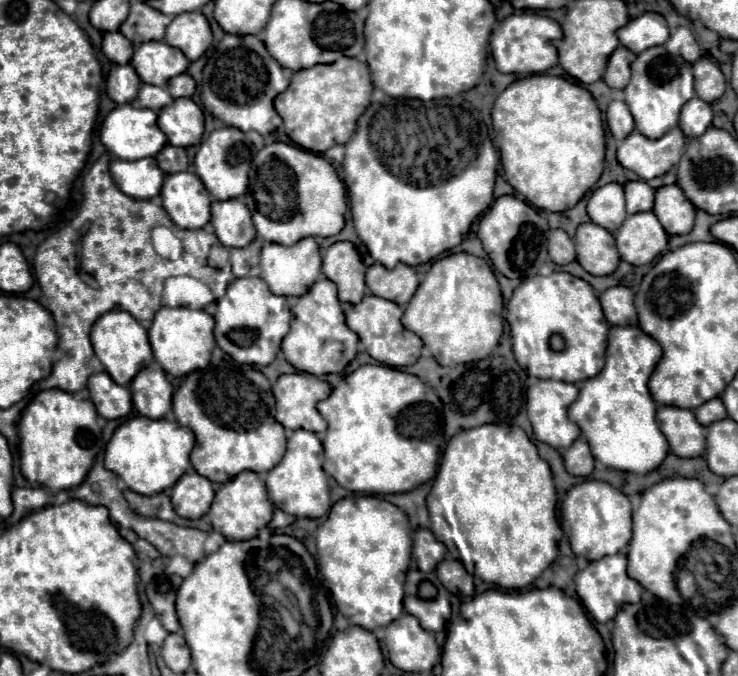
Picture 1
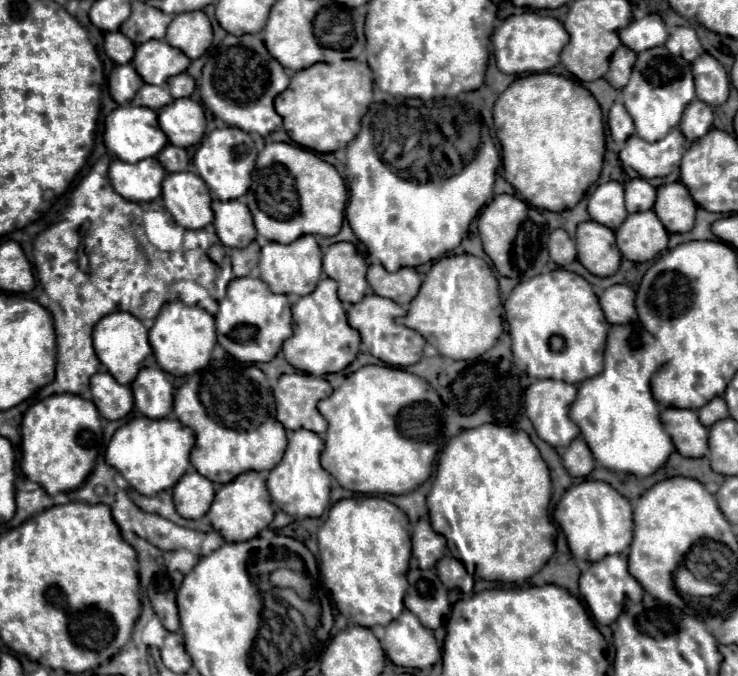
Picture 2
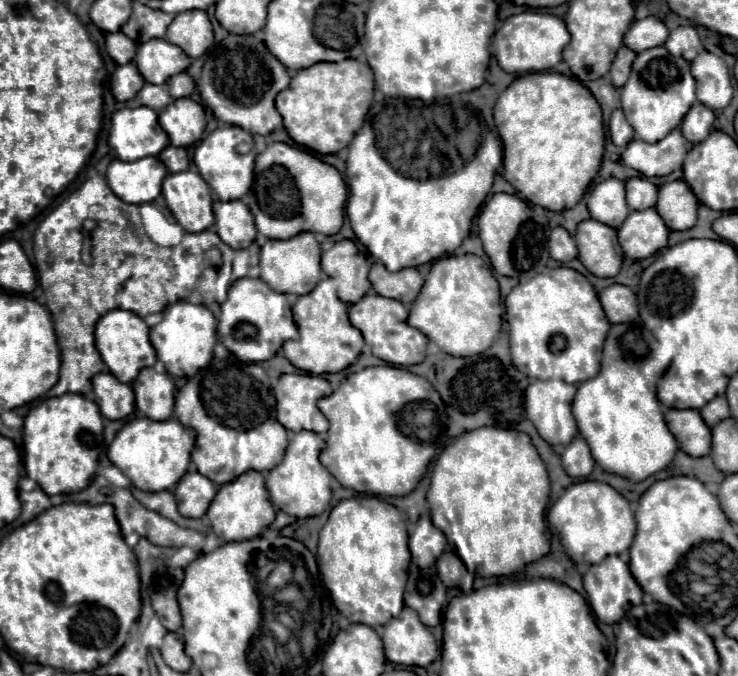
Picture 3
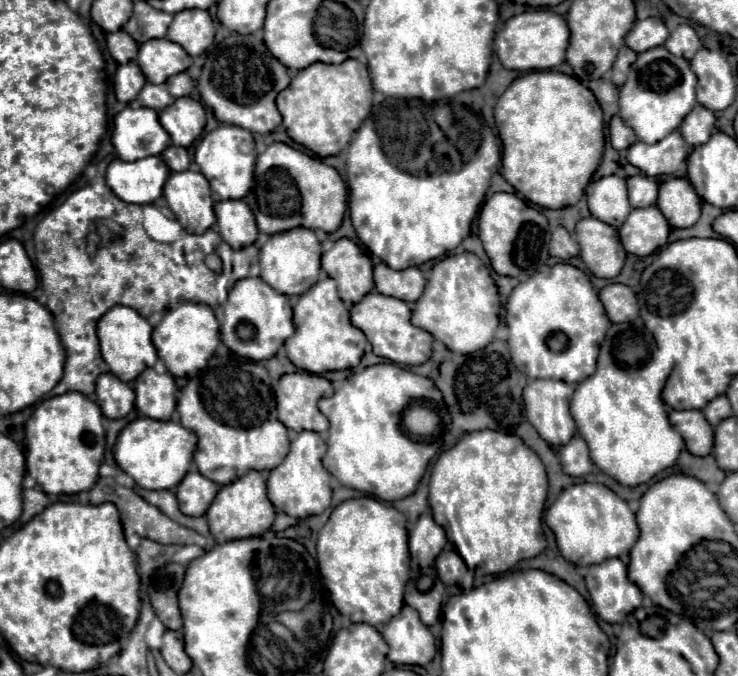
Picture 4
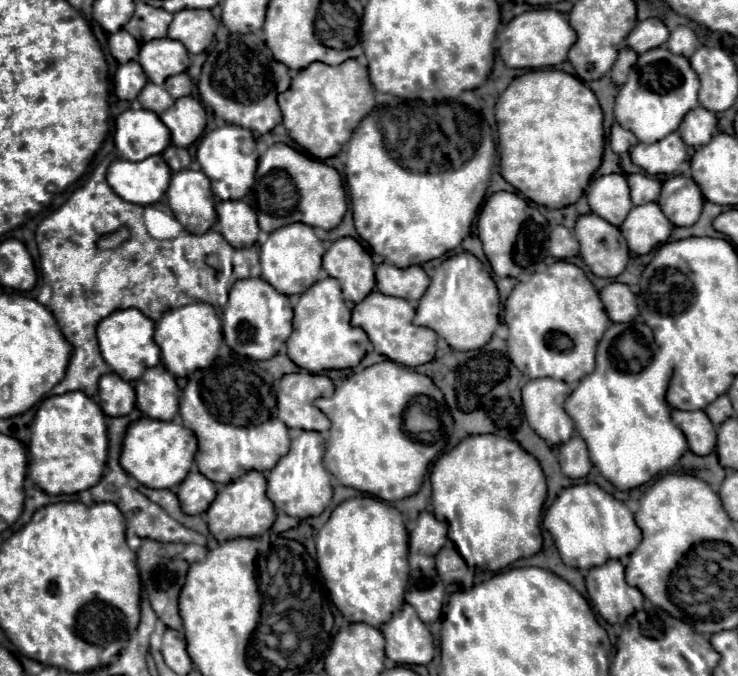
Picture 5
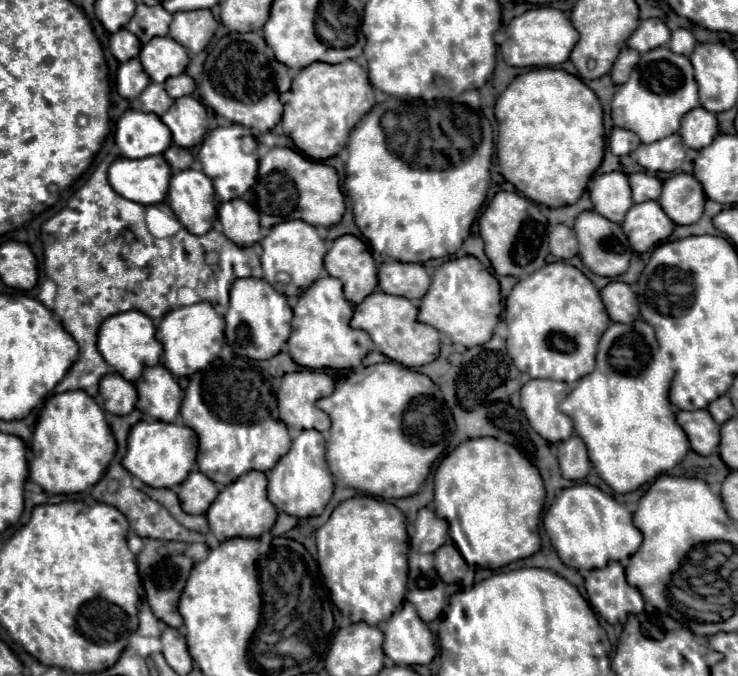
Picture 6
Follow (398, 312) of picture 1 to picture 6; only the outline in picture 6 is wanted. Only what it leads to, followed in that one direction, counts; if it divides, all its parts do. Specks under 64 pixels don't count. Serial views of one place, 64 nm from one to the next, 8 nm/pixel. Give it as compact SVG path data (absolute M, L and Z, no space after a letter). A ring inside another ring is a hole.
M380 290L372 292L362 304L354 306L352 316L352 328L366 330L376 344L376 350L390 360L406 366L406 368L418 368L428 362L432 362L440 352L440 332L432 326L416 322L418 308L408 300L400 296L390 296Z

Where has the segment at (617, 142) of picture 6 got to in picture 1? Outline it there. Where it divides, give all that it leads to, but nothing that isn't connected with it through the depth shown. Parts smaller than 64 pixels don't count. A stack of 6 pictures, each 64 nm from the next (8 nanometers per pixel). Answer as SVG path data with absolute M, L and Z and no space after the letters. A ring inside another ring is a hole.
M610 102L608 110L606 110L606 122L610 132L614 134L614 138L626 138L632 130L634 130L634 118L626 106L626 102Z

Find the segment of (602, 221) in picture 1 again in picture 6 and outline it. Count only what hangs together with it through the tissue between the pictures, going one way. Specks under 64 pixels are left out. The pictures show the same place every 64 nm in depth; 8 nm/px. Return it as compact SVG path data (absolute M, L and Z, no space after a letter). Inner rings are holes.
M610 172L610 174L598 174L588 184L590 200L594 204L594 210L600 212L600 216L620 224L632 208L632 196L628 186L628 176L624 172Z

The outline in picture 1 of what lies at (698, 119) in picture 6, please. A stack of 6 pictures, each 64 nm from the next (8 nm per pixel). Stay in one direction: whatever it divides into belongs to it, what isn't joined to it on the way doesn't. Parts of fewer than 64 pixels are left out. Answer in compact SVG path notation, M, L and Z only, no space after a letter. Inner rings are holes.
M694 96L692 100L688 100L688 104L684 104L678 126L688 138L696 138L704 134L704 130L710 128L710 124L712 124L712 108L708 102Z

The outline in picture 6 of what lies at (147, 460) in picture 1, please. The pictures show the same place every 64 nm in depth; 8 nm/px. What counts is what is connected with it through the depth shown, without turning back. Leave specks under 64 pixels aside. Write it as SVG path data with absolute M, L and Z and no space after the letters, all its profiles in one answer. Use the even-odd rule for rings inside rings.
M140 420L132 426L128 434L128 452L122 458L122 466L136 478L140 478L144 484L152 488L172 488L188 476L192 470L192 464L196 460L198 440L196 432L188 426L178 424L164 424L158 420Z

